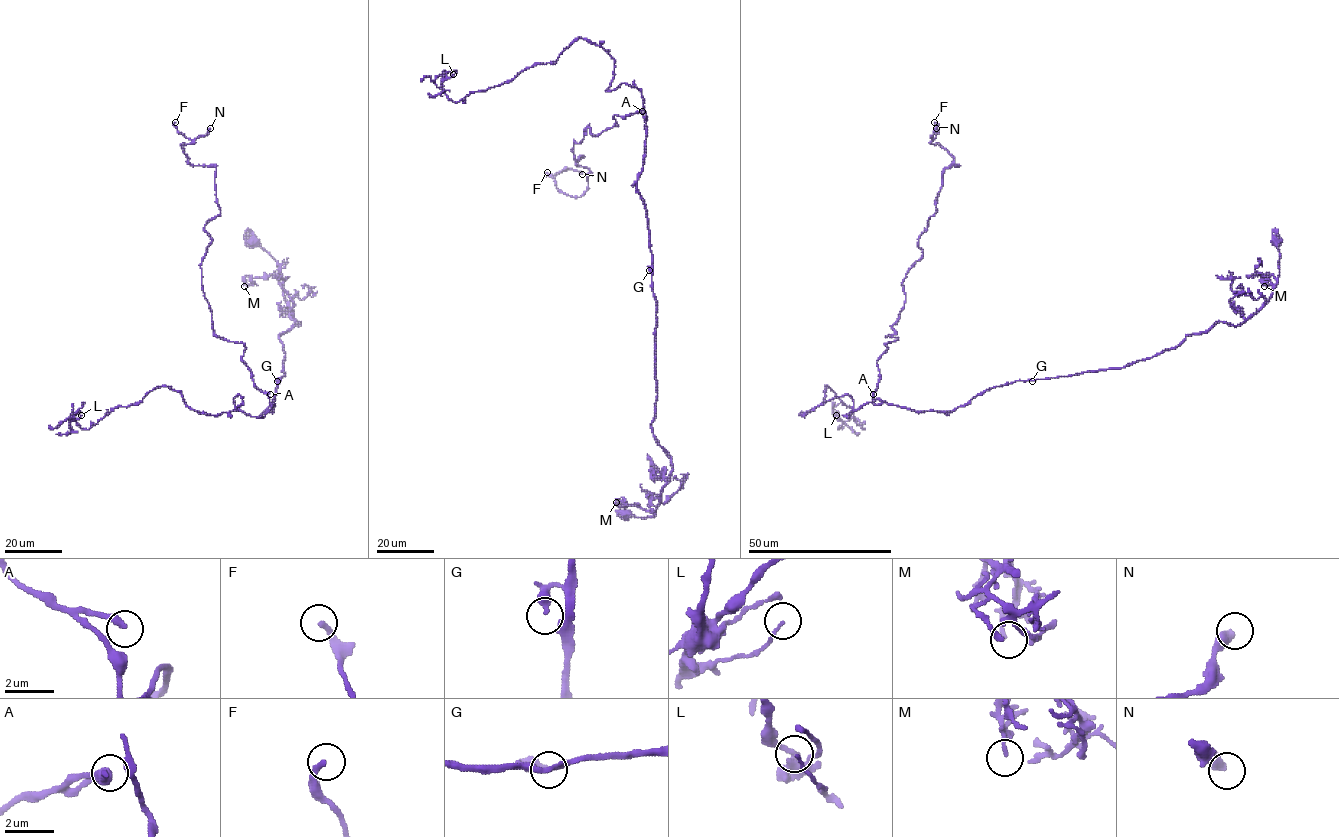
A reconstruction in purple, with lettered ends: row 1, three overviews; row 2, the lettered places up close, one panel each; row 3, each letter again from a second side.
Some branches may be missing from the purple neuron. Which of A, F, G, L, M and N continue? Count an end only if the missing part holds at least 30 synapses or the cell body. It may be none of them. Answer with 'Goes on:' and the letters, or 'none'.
Goes on: none

